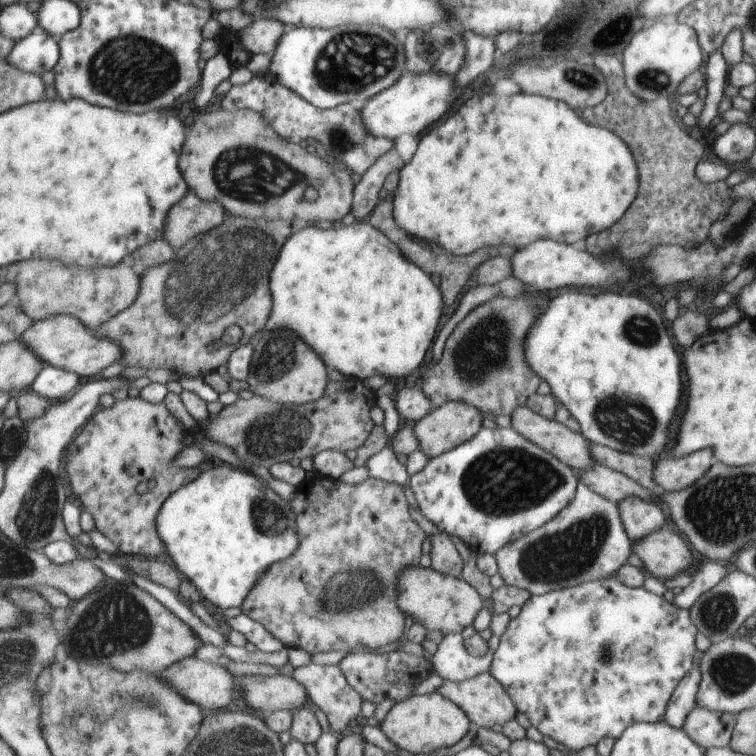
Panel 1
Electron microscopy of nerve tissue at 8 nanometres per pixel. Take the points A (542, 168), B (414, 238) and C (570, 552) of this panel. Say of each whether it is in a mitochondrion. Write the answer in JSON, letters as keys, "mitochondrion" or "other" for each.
{"A":"other","B":"other","C":"mitochondrion"}

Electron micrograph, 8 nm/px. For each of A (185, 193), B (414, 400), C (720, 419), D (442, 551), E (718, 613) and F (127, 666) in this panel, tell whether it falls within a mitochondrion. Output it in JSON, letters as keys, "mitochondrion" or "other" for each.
{"A":"other","B":"other","C":"other","D":"other","E":"mitochondrion","F":"mitochondrion"}

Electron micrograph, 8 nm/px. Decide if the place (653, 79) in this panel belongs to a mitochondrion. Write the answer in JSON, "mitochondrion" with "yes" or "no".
{"mitochondrion":"yes"}

